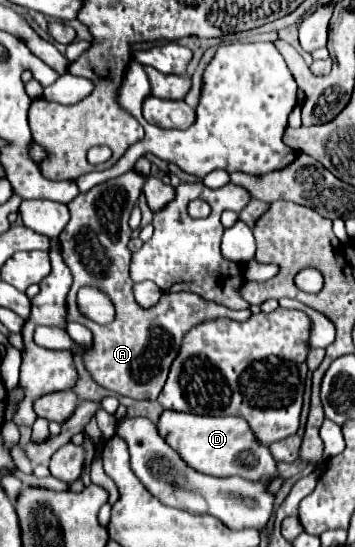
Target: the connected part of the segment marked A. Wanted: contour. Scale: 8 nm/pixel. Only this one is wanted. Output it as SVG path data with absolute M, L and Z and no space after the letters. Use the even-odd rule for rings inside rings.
M125 173L113 181L93 187L89 193L77 195L67 205L71 211L71 221L63 229L59 243L61 255L73 273L73 287L69 291L69 321L77 321L93 331L93 349L83 355L93 379L125 397L157 399L187 331L215 319L247 321L253 313L211 305L209 301L201 301L191 293L165 293L151 311L139 307L133 297L133 281L129 277L131 251L127 243L131 239L131 227L127 221L137 197L141 195L141 187L143 179L137 173ZM83 285L95 285L111 297L113 305L117 307L117 317L113 323L97 325L81 317L77 307L77 291Z

